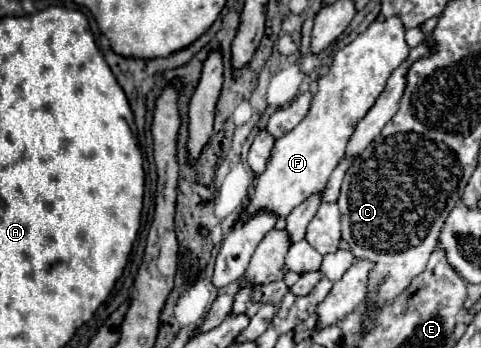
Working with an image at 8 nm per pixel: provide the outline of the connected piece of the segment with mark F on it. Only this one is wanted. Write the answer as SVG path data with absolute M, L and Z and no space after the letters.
M397 16L371 22L365 32L341 48L333 58L329 74L319 78L319 90L313 96L313 104L305 120L275 142L267 170L257 176L251 202L241 220L247 220L259 210L271 210L279 216L287 216L307 196L323 190L331 172L343 158L357 122L373 108L375 100L385 90L387 78L407 58L407 54L409 46L405 42L405 26Z

